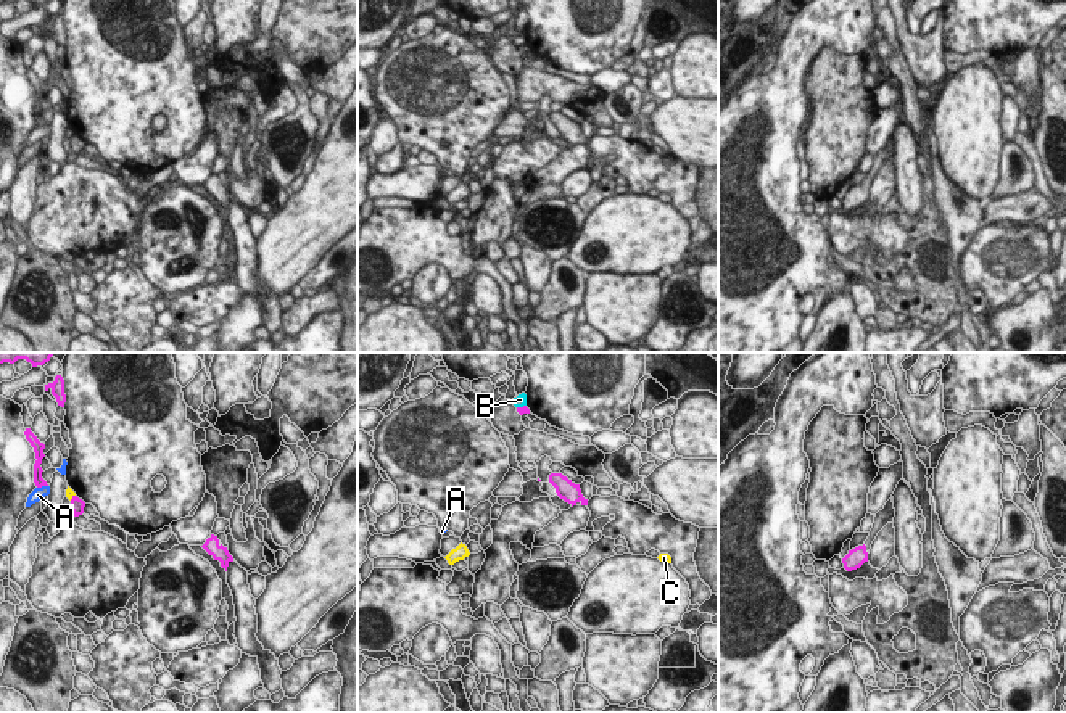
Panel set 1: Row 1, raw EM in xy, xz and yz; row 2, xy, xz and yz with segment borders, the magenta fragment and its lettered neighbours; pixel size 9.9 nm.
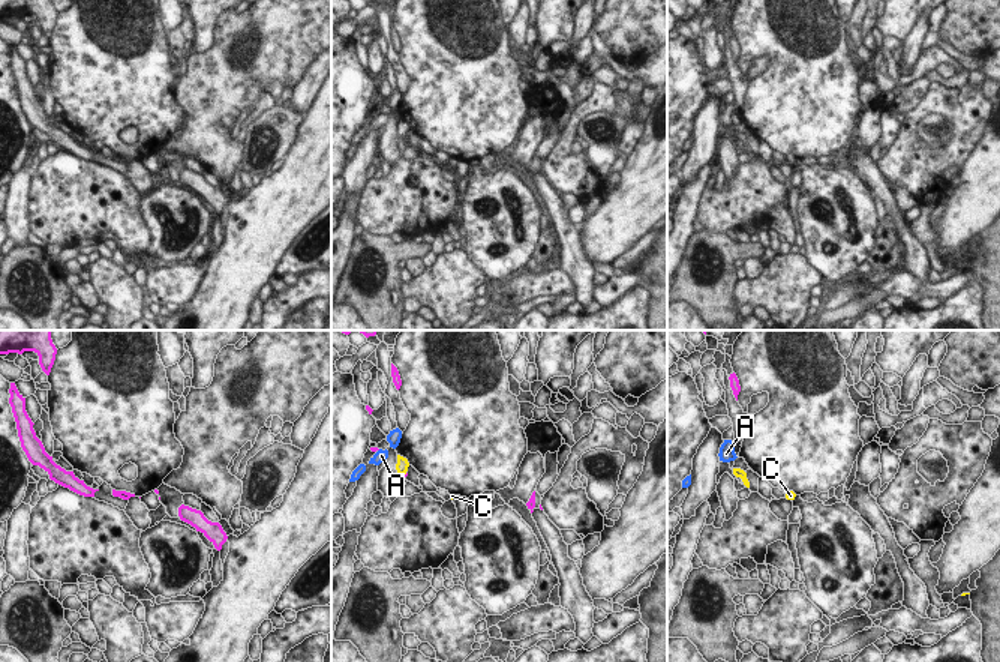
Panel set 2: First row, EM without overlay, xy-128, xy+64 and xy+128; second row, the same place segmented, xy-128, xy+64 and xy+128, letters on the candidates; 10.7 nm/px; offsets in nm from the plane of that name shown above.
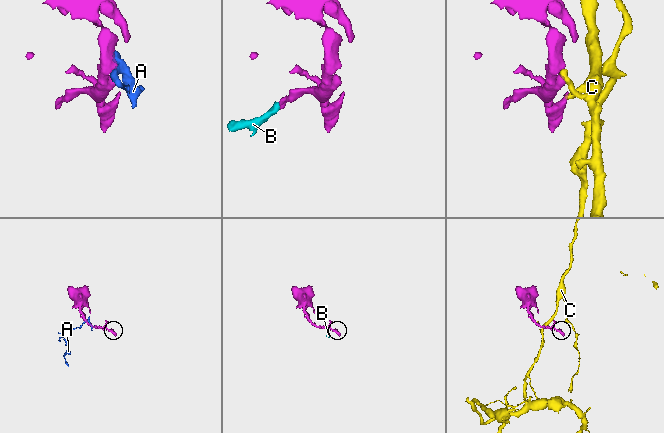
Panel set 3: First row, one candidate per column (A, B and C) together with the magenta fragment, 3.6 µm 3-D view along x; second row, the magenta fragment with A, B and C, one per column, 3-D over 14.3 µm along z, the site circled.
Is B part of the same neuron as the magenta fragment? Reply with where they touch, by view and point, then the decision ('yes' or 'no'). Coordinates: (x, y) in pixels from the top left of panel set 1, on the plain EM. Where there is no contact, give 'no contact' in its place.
xz (520, 47) | no

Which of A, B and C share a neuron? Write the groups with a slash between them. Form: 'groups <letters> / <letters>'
groups A / B / C

